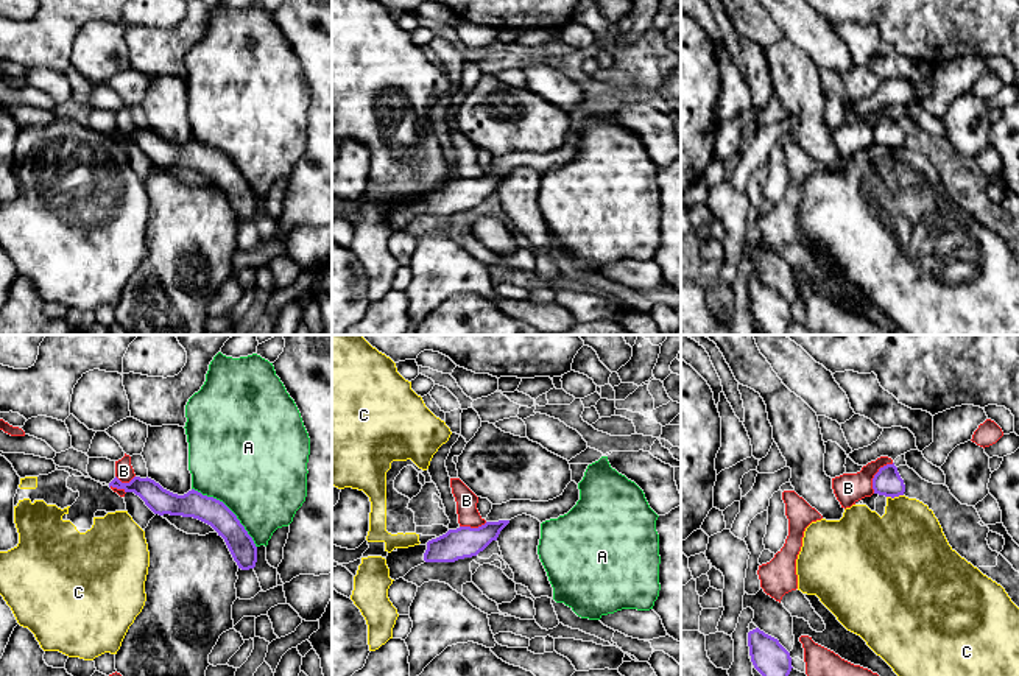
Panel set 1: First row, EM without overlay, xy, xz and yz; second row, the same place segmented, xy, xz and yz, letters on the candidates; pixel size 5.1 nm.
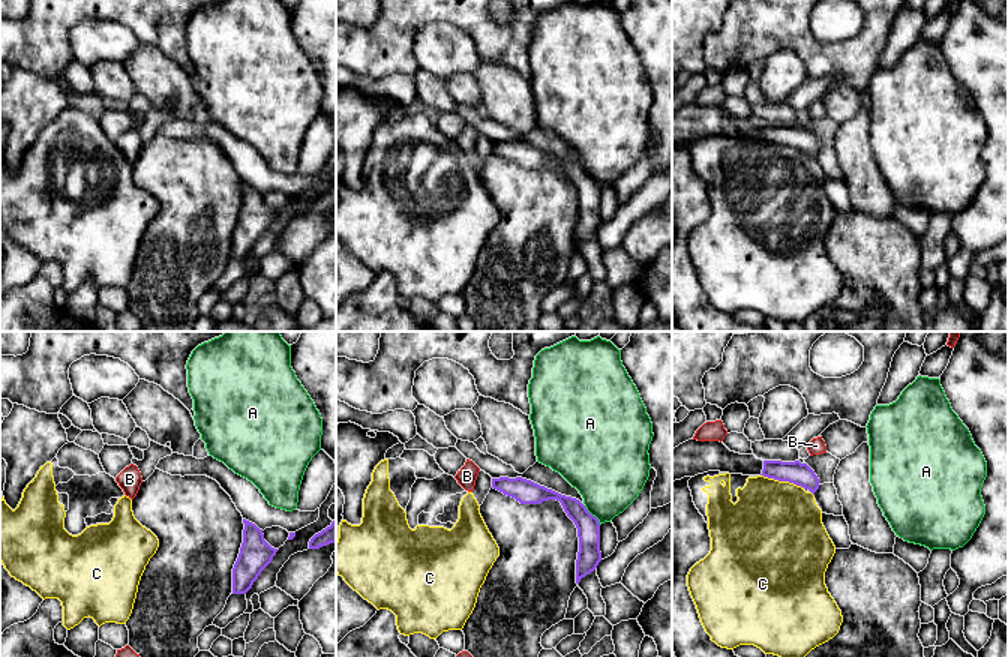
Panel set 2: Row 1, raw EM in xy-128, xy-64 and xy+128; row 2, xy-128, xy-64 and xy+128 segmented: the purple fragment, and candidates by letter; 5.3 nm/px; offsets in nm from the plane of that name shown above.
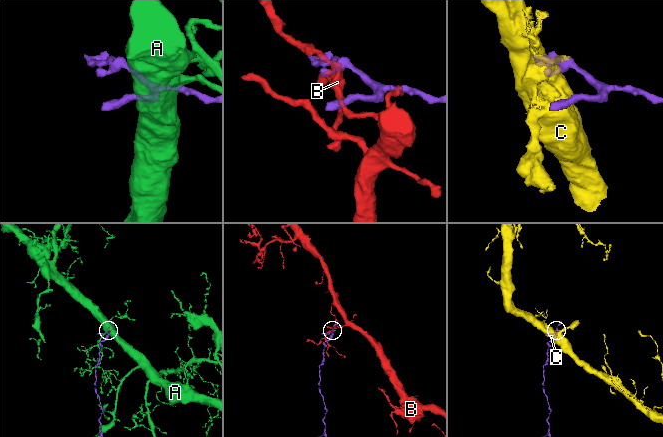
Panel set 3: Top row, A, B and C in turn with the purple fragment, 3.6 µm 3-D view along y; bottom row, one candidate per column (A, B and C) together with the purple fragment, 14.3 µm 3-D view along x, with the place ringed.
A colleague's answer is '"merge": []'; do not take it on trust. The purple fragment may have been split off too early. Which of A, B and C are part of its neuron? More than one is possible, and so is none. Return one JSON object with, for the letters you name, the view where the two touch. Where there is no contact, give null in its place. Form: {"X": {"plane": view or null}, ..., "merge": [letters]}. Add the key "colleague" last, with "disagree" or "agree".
{"merge": [], "colleague": "agree"}

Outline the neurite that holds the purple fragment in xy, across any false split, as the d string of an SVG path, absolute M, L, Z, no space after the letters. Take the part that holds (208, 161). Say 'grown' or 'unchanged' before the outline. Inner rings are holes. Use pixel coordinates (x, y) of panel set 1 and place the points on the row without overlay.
unchanged; M115 128L109 134L111 137L134 143L154 165L193 168L210 176L224 190L238 220L249 221L256 218L257 198L237 167L223 153L203 146L195 140L178 146L148 128L134 128L129 134L122 134Z

